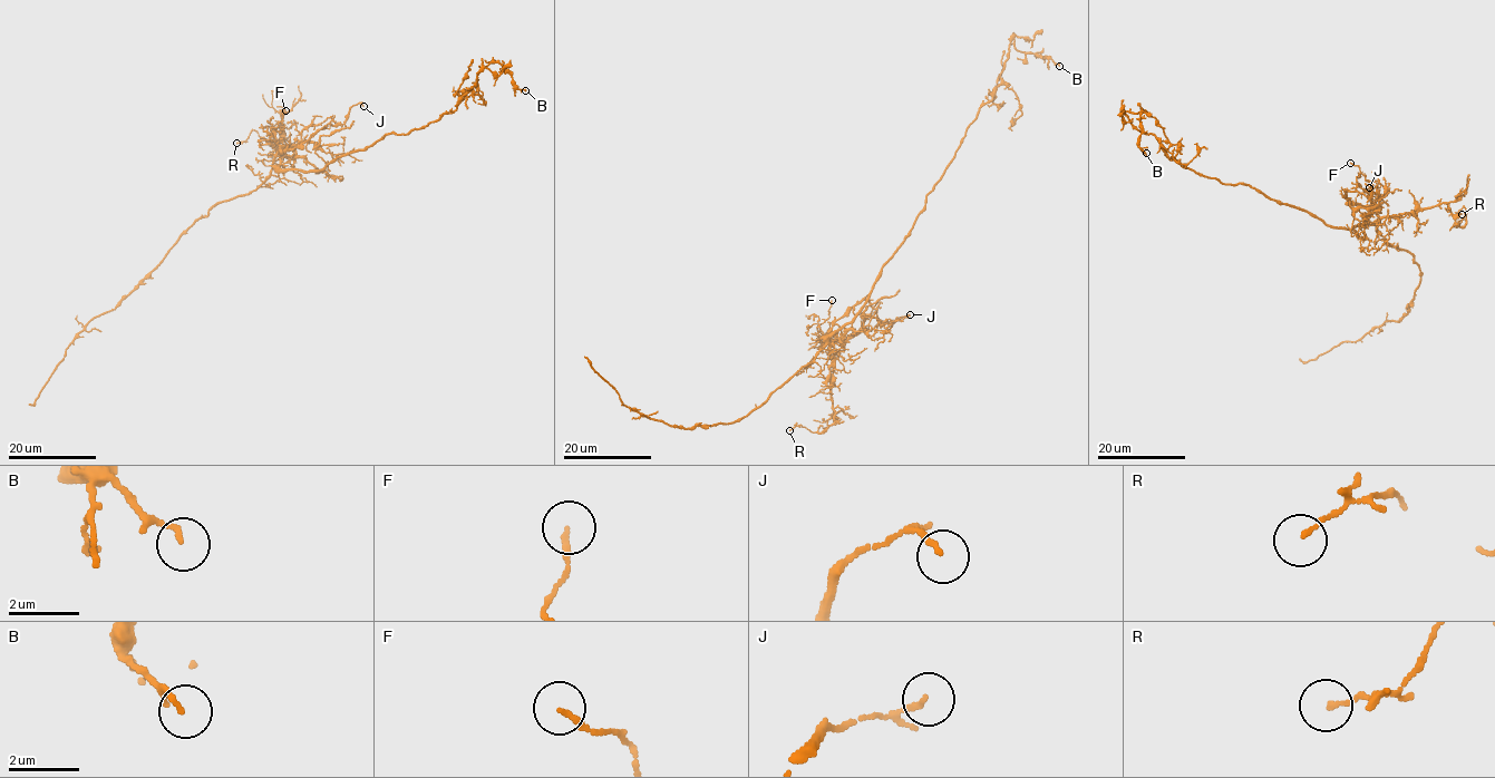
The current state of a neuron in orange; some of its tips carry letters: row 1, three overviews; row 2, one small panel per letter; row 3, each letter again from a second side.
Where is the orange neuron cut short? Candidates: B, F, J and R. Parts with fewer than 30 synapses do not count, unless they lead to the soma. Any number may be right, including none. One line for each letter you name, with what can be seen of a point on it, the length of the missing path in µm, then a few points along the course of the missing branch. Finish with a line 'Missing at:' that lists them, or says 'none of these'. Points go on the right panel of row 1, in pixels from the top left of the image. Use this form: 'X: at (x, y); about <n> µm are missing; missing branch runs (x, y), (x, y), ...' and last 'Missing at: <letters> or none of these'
Missing at: none of these

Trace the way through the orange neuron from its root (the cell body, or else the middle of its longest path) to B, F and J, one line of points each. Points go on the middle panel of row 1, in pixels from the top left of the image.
B: (851, 321), (923, 208), (979, 108), (992, 98), (1012, 39), (1018, 50), (1051, 59), (1059, 66)
F: (851, 321), (835, 331), (823, 348), (827, 338), (822, 344), (817, 328), (828, 315), (832, 300)
J: (851, 321), (835, 331), (823, 348), (835, 321), (863, 300), (869, 301), (882, 321), (910, 314)

